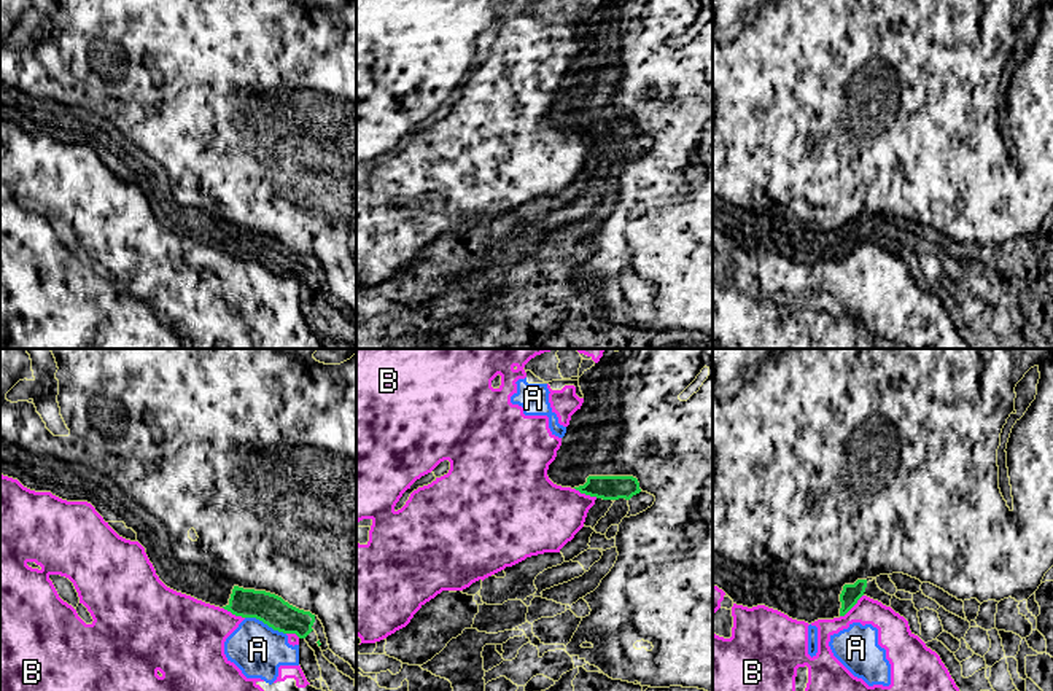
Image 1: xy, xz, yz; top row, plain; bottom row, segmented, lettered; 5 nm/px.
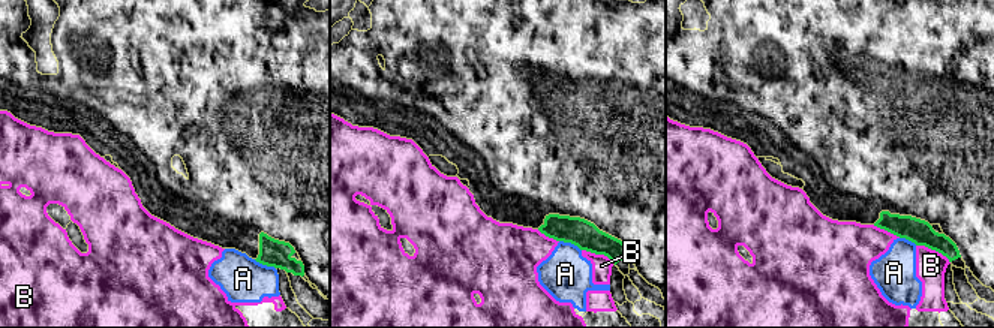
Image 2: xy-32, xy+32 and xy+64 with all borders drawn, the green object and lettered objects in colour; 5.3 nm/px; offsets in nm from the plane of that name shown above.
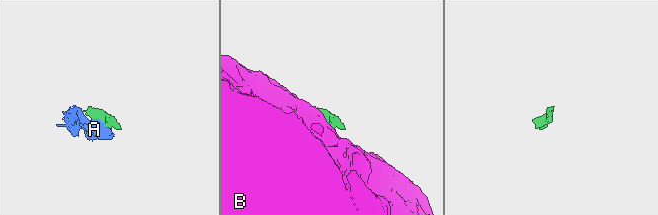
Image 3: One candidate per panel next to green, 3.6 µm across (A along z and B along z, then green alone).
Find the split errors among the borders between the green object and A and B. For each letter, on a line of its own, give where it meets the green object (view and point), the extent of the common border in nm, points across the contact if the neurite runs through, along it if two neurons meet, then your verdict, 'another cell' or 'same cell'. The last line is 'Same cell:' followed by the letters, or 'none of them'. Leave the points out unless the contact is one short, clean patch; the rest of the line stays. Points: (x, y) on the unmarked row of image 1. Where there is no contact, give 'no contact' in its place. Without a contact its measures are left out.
A: meets green in xy at (266, 266); contact 220 nm long; border along xy (245, 260), (255, 260), (285, 277); another cell
B: meets green in yz at (851, 250); contact 170 nm long; another cell
Same cell: none of them

